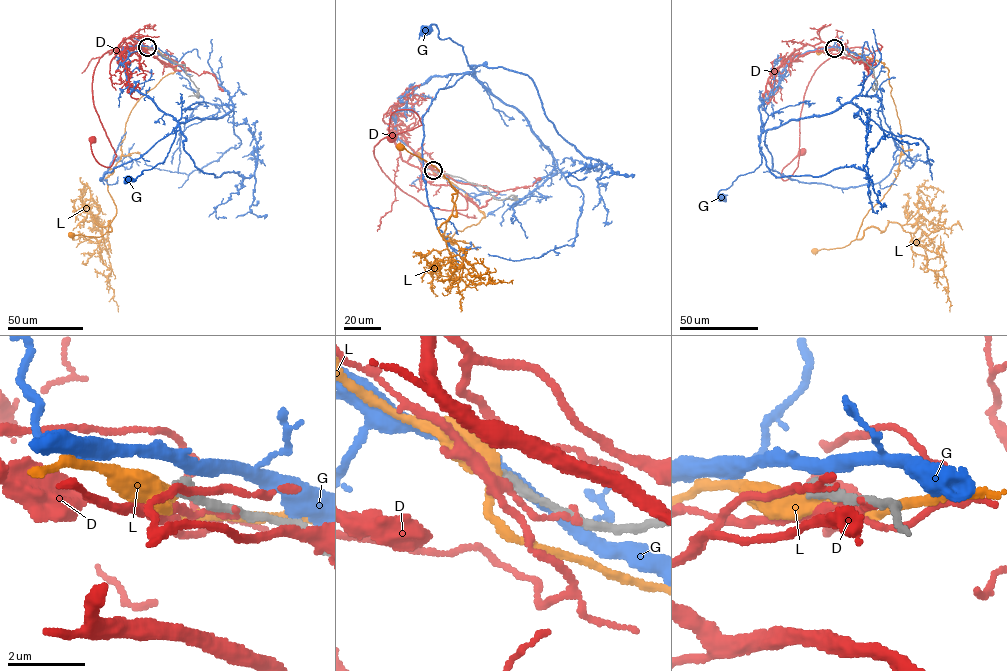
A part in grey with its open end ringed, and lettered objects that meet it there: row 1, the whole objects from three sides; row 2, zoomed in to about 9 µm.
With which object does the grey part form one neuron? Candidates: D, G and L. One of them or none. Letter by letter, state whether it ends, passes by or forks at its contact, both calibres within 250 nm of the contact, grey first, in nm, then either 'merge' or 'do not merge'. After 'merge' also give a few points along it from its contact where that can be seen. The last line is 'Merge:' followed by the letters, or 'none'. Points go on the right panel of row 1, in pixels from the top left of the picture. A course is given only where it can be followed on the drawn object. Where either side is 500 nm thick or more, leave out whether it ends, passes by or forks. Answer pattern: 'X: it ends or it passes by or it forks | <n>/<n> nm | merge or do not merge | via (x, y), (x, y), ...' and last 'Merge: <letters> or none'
D: it forks | 360/220 nm | do not merge
G: it passes by | 340/360 nm | do not merge
L: it passes by | 340/380 nm | do not merge
Merge: none

